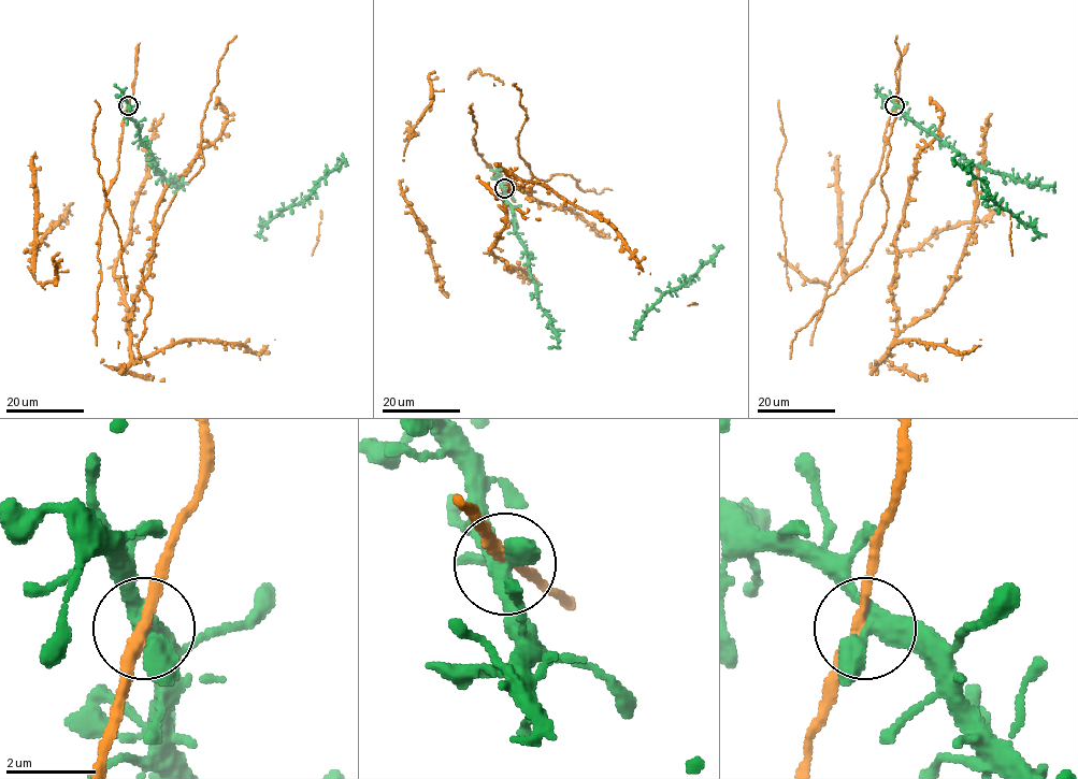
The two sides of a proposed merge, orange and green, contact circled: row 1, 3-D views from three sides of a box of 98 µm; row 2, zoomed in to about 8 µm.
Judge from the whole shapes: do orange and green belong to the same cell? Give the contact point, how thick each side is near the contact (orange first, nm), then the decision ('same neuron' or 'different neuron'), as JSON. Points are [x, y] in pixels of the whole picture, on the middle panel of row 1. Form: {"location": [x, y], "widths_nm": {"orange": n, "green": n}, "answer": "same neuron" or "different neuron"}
{"location": [504, 188], "widths_nm": {"orange": 260, "green": 400}, "answer": "different neuron"}

